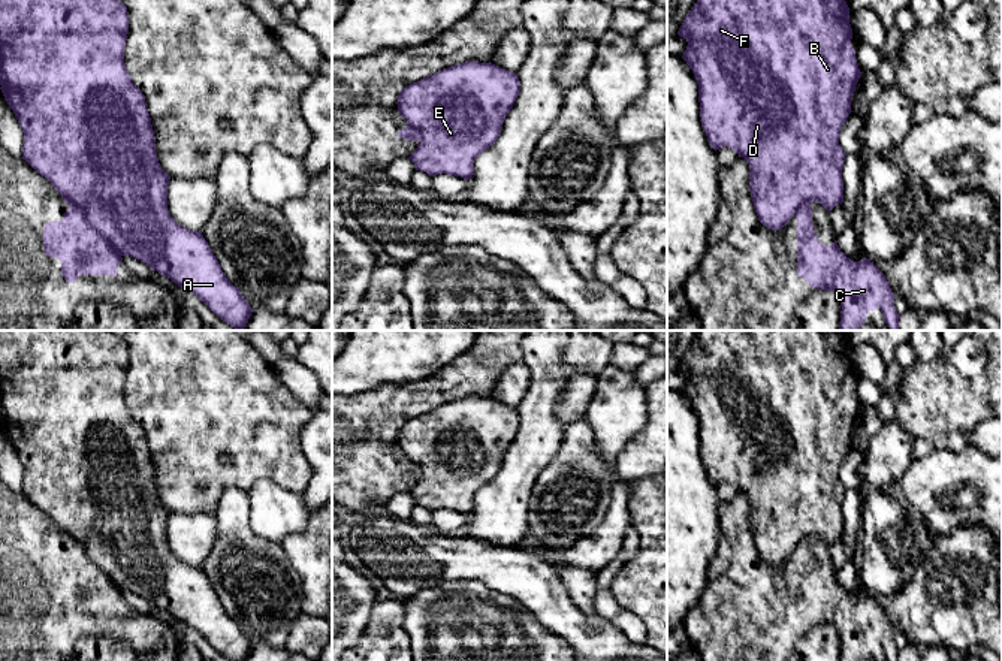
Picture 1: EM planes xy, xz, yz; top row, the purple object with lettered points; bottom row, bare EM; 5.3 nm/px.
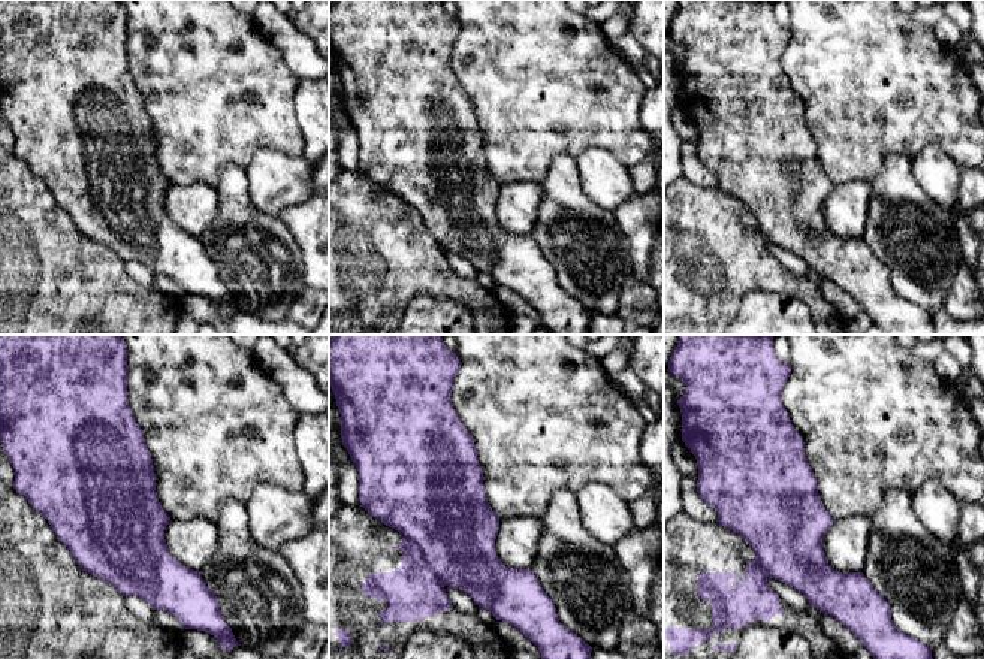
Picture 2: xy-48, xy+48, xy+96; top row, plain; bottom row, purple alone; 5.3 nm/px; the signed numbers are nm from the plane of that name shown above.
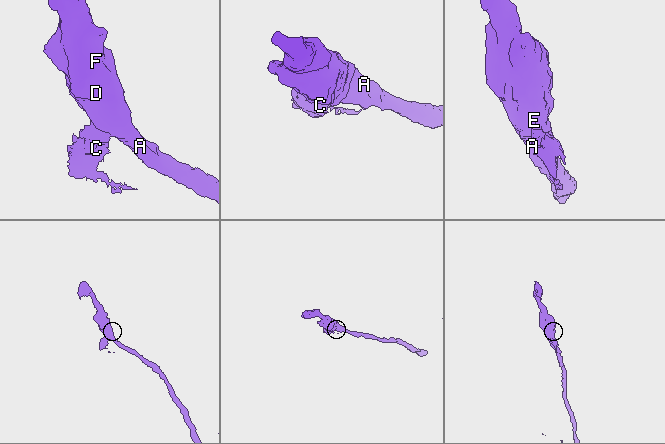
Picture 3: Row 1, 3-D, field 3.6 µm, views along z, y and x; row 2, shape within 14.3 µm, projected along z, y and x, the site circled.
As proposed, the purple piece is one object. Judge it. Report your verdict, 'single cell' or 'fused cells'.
single cell

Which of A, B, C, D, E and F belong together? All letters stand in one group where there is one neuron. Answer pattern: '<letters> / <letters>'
A B C D E F

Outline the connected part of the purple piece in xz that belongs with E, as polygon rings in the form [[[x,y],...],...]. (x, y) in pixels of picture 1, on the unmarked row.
[[[465,396],[407,420],[398,447],[407,461],[399,473],[419,476],[408,492],[416,505],[471,514],[476,492],[501,470],[520,425],[517,408]]]

